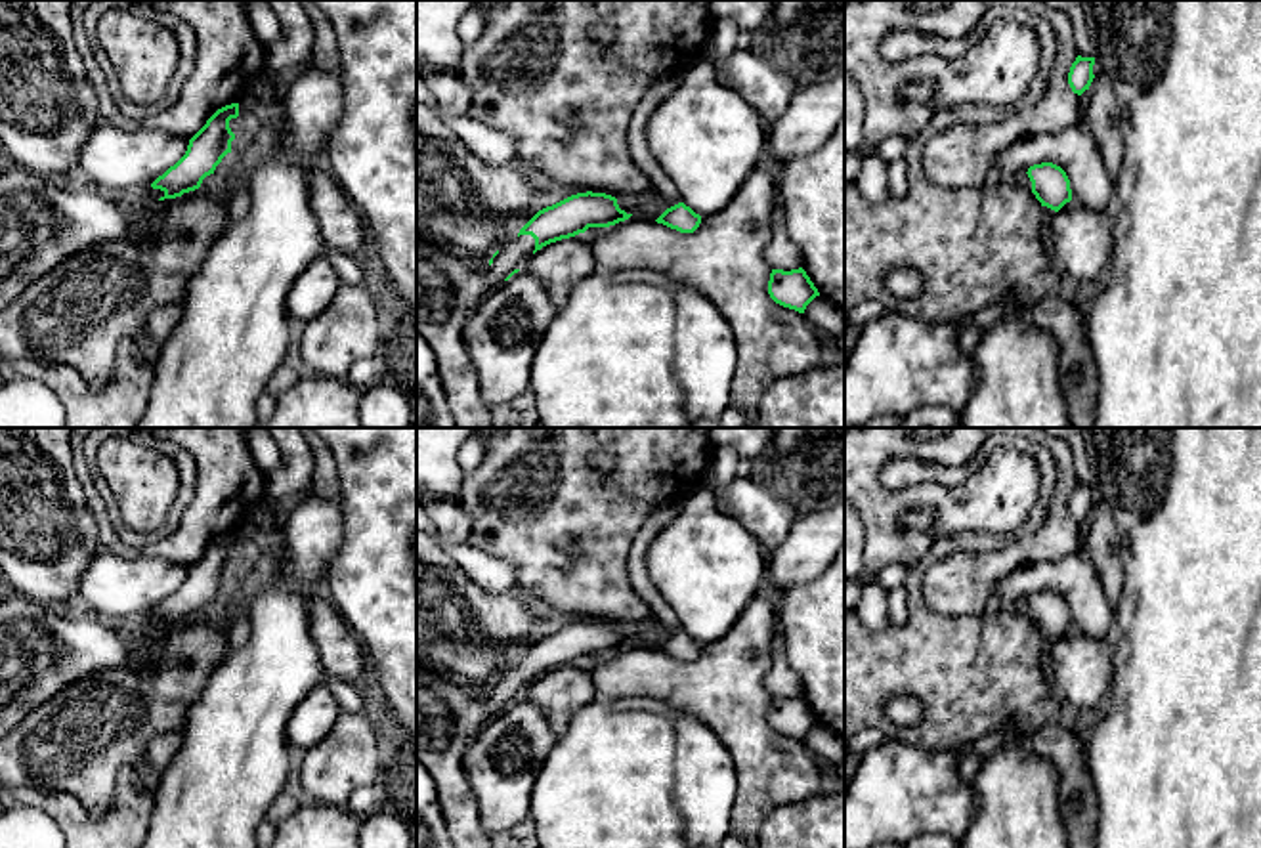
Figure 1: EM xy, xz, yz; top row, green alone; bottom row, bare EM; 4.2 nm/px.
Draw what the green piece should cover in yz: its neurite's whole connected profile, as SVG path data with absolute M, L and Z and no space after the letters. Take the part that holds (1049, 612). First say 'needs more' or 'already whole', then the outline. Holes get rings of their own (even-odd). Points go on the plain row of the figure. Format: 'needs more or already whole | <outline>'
already whole | M1041 590L1030 594L1026 602L1032 609L1032 621L1041 634L1058 640L1066 630L1072 628L1070 607L1060 594Z

